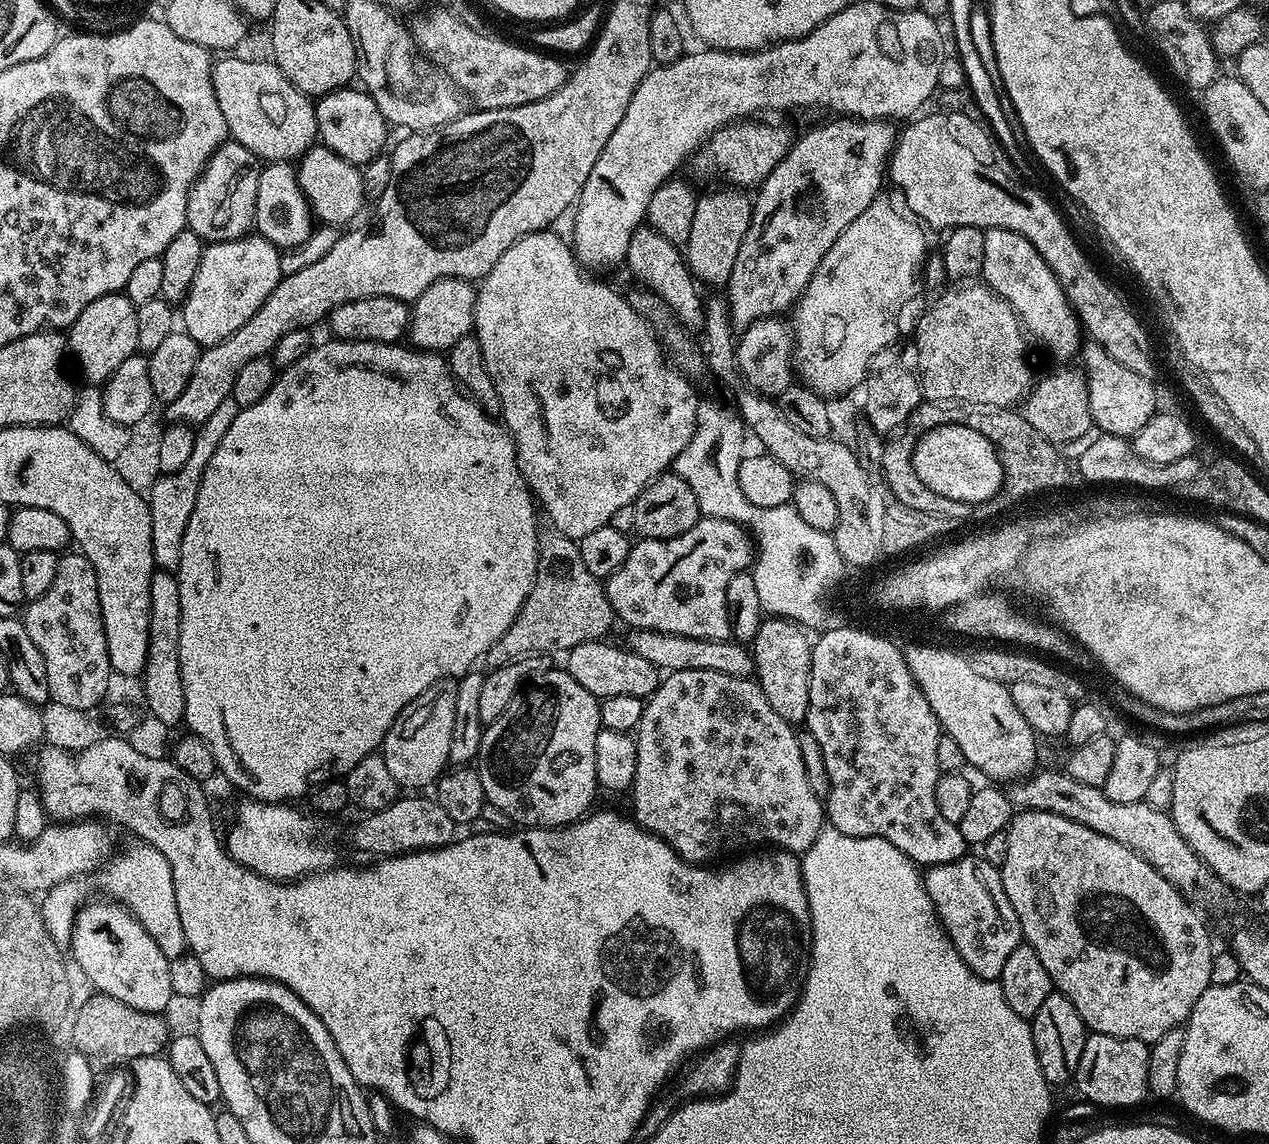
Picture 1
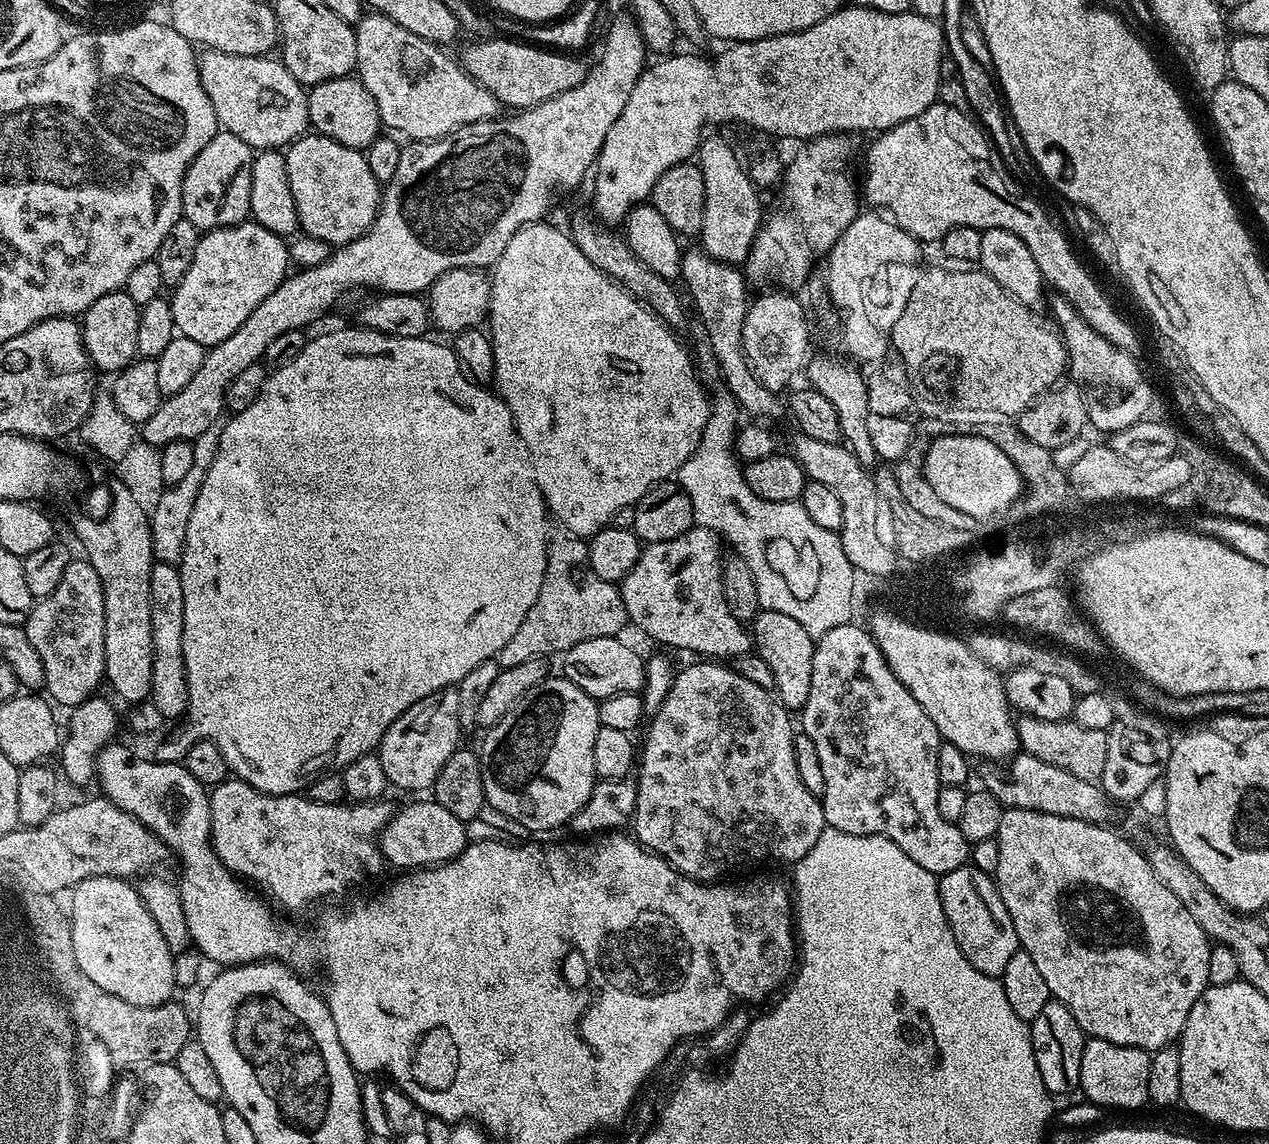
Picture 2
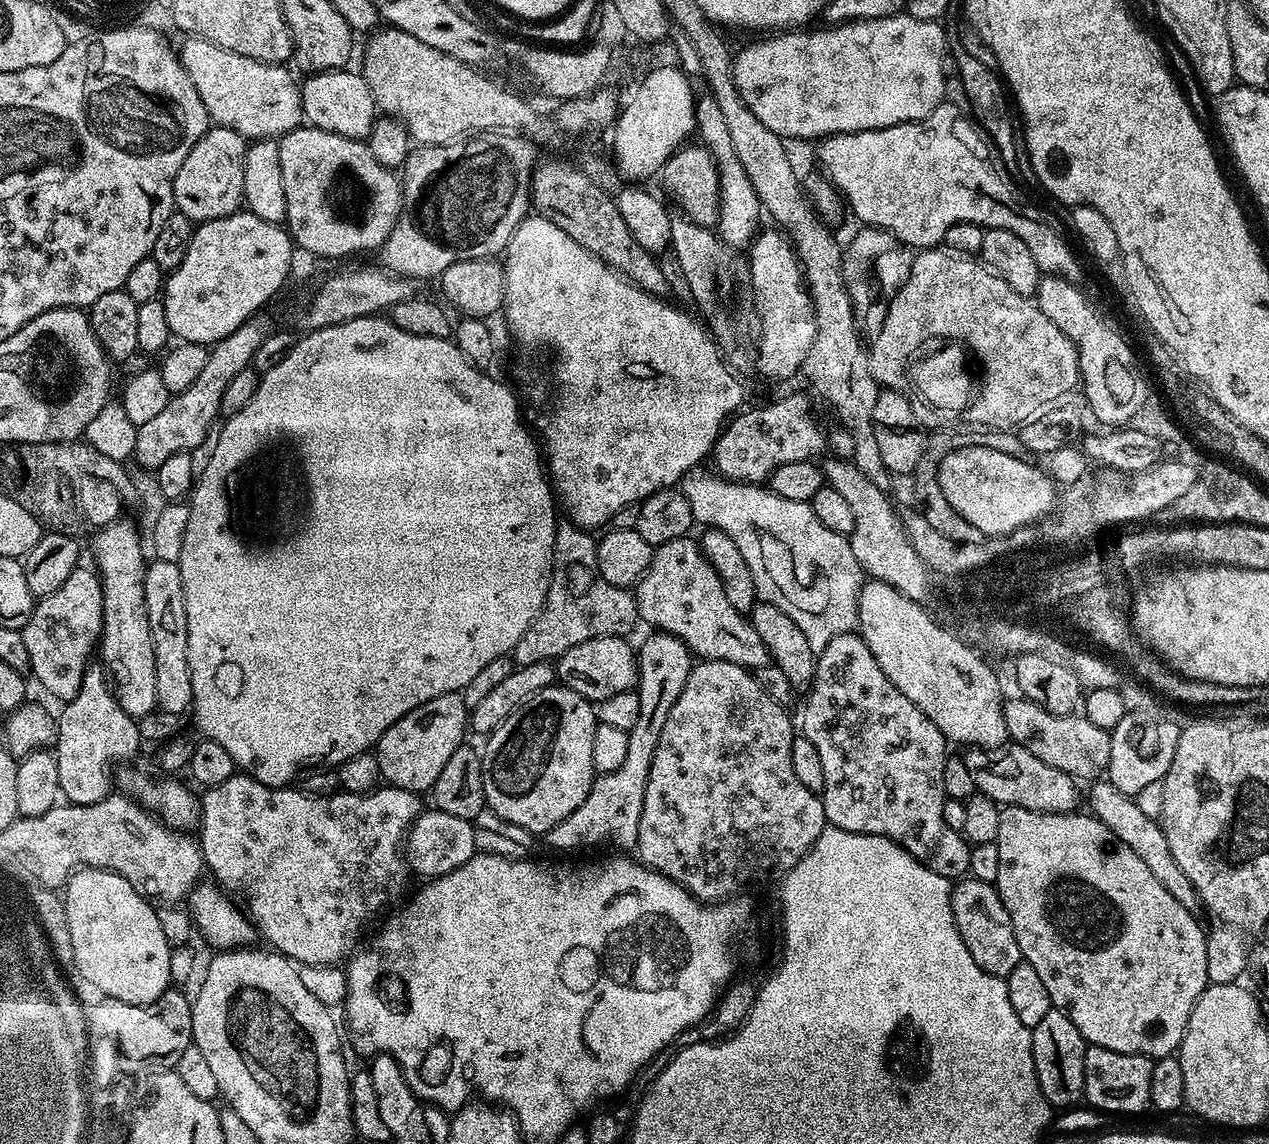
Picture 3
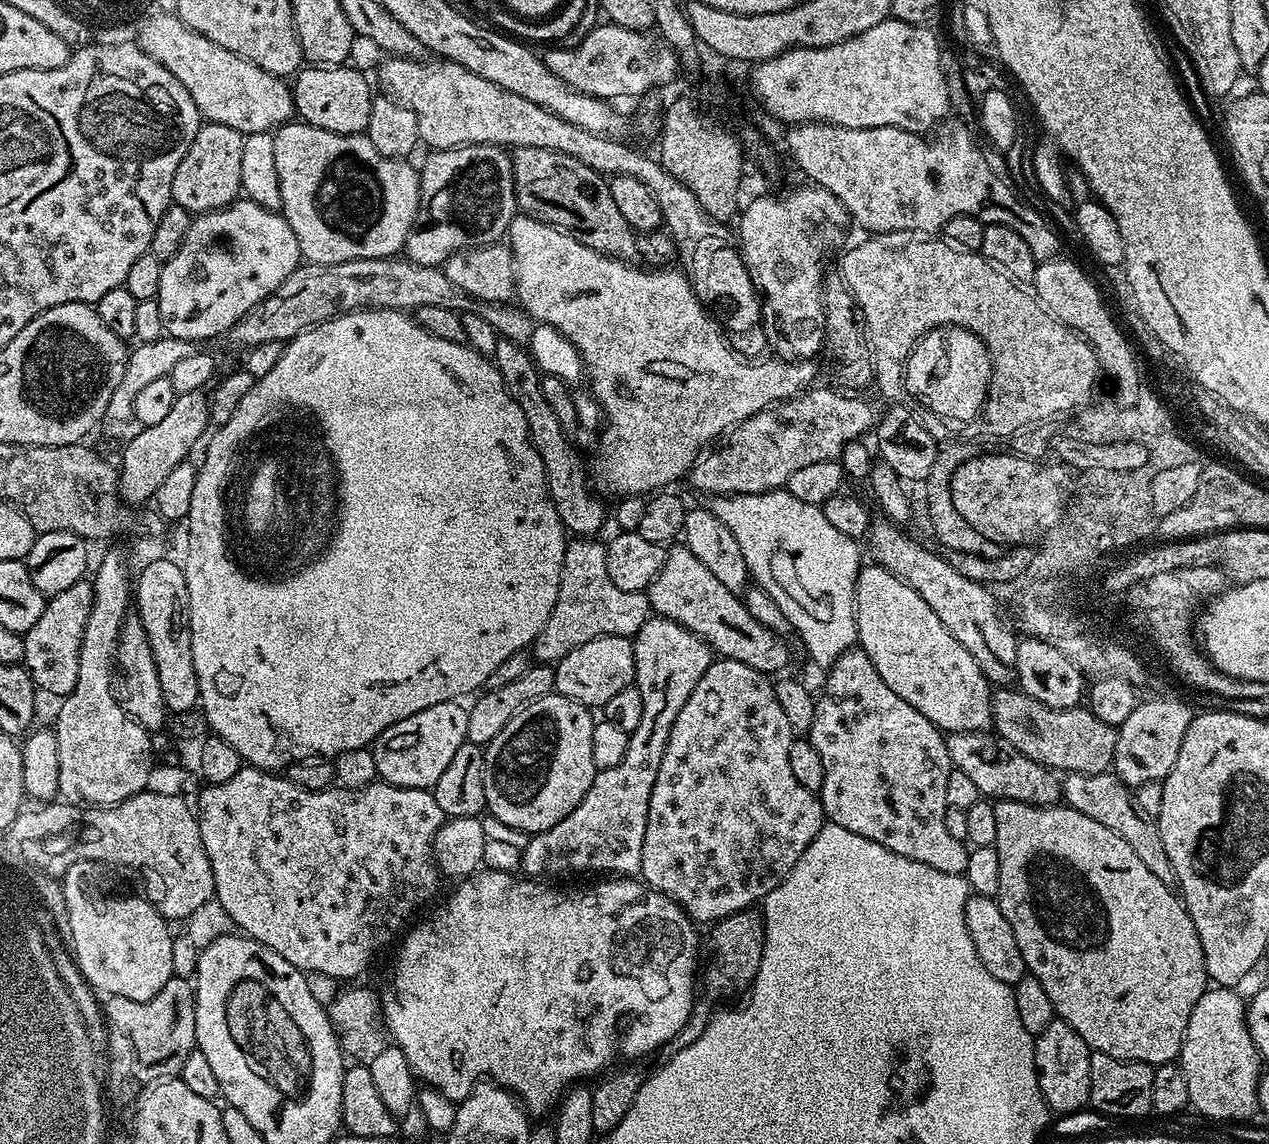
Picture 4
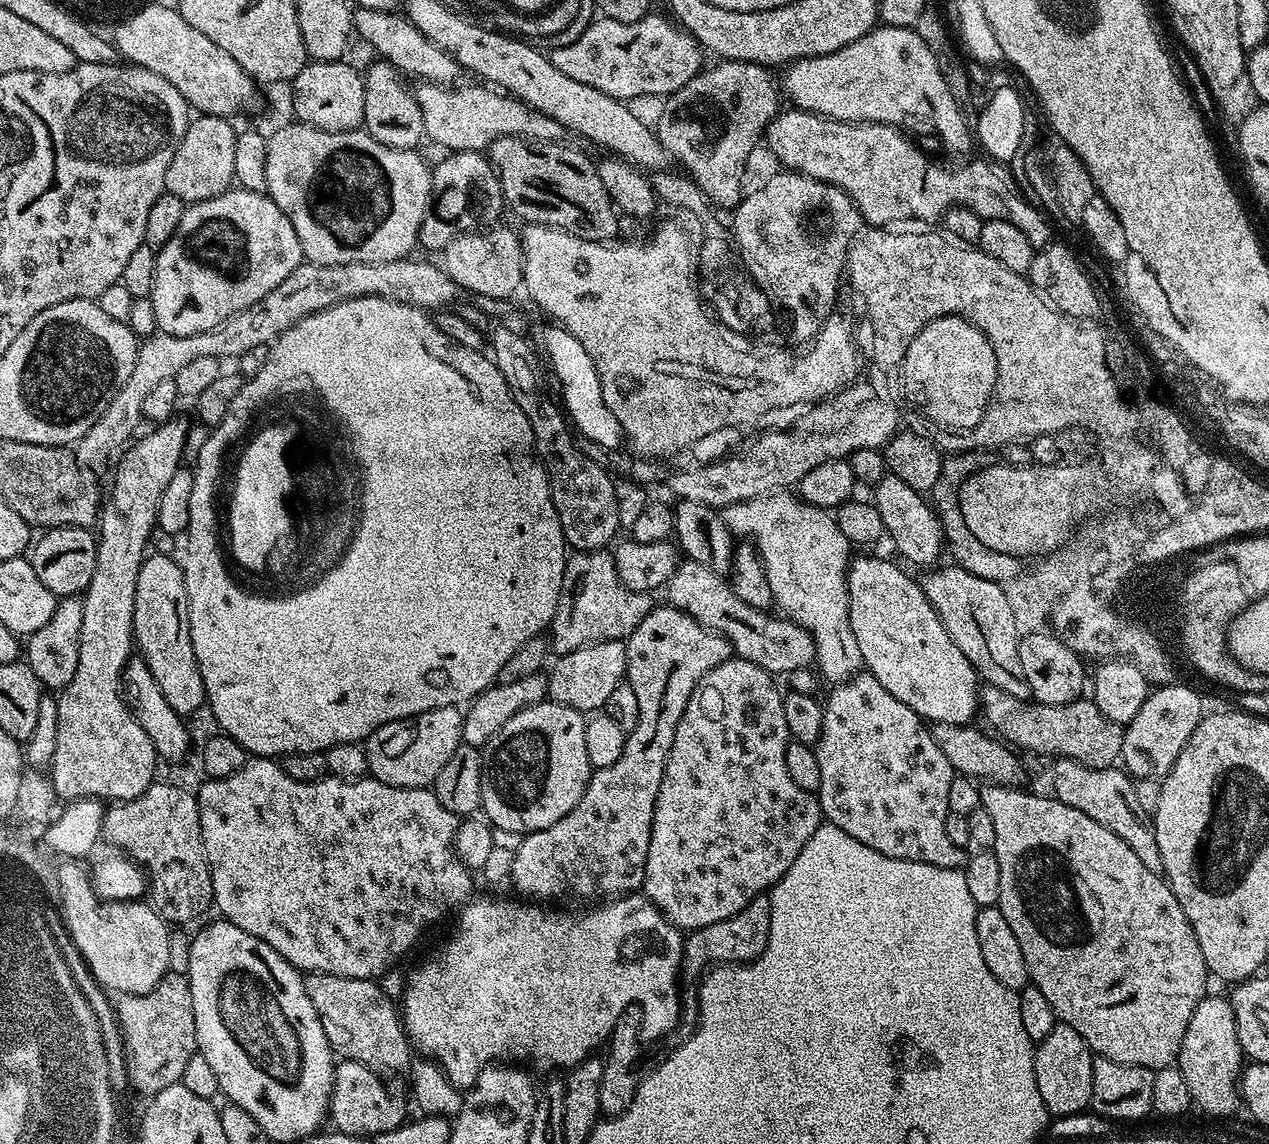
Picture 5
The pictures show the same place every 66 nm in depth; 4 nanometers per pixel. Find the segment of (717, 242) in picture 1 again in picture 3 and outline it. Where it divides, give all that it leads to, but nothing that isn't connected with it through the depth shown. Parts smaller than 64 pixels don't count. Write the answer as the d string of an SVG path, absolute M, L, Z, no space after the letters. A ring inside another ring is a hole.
M704 90L696 96L696 123L698 140L708 149L716 160L718 182L720 183L720 209L718 210L715 231L724 243L737 250L744 250L751 245L760 225L762 209L758 194L754 194L754 186L750 186L750 178L746 178L746 170L742 170L742 162L738 162L738 153L734 150L734 141L730 138L730 129L726 127L726 118L712 93Z

